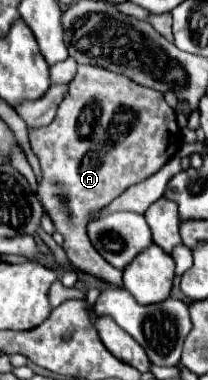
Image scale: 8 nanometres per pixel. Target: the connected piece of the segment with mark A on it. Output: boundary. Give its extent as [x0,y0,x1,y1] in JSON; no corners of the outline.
[28,65,182,287]

